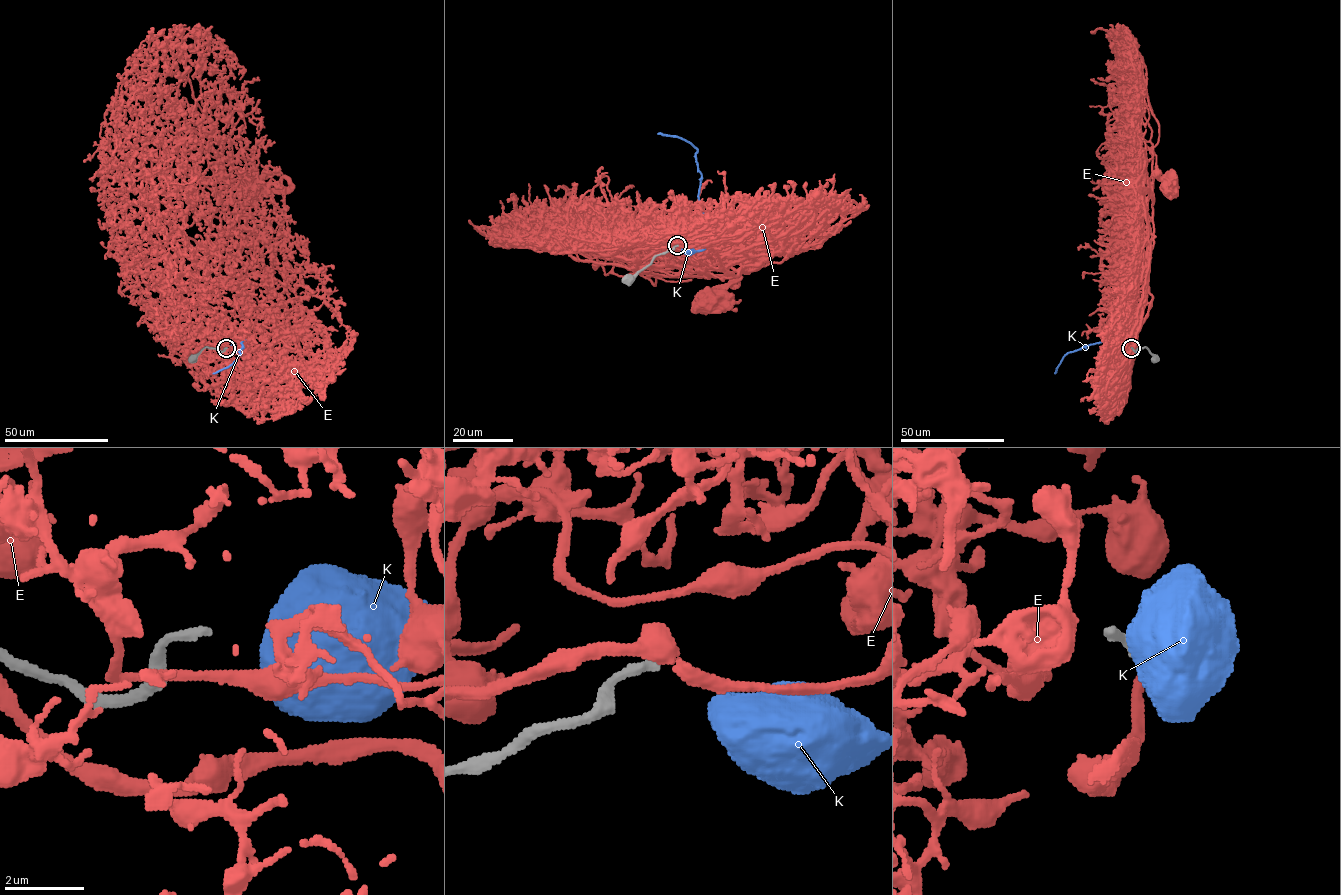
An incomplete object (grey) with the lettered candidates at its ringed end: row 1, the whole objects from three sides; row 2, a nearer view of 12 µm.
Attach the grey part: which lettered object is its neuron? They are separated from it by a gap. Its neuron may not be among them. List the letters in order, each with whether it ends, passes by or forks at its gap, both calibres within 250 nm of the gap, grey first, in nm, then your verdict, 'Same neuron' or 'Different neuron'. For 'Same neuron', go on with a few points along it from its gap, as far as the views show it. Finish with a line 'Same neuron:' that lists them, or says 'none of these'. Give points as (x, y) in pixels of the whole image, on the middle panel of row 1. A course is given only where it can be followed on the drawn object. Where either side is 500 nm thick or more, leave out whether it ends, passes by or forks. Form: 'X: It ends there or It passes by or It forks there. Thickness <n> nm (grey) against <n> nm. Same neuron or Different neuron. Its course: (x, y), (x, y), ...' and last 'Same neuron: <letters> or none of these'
E: It passes by. Thickness 240 nm (grey) against 190 nm. Different neuron
K: Thickness 240 nm (grey) against 850 nm. Different neuron
Same neuron: none of these

